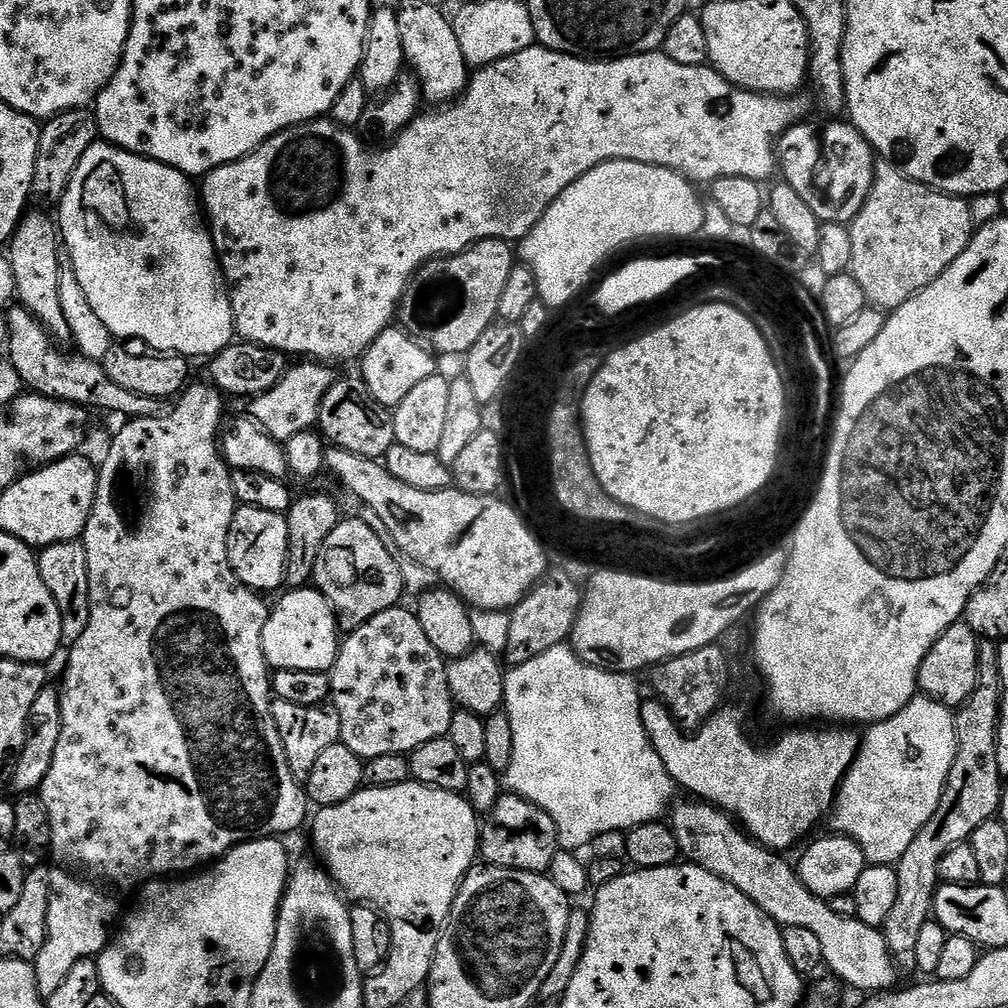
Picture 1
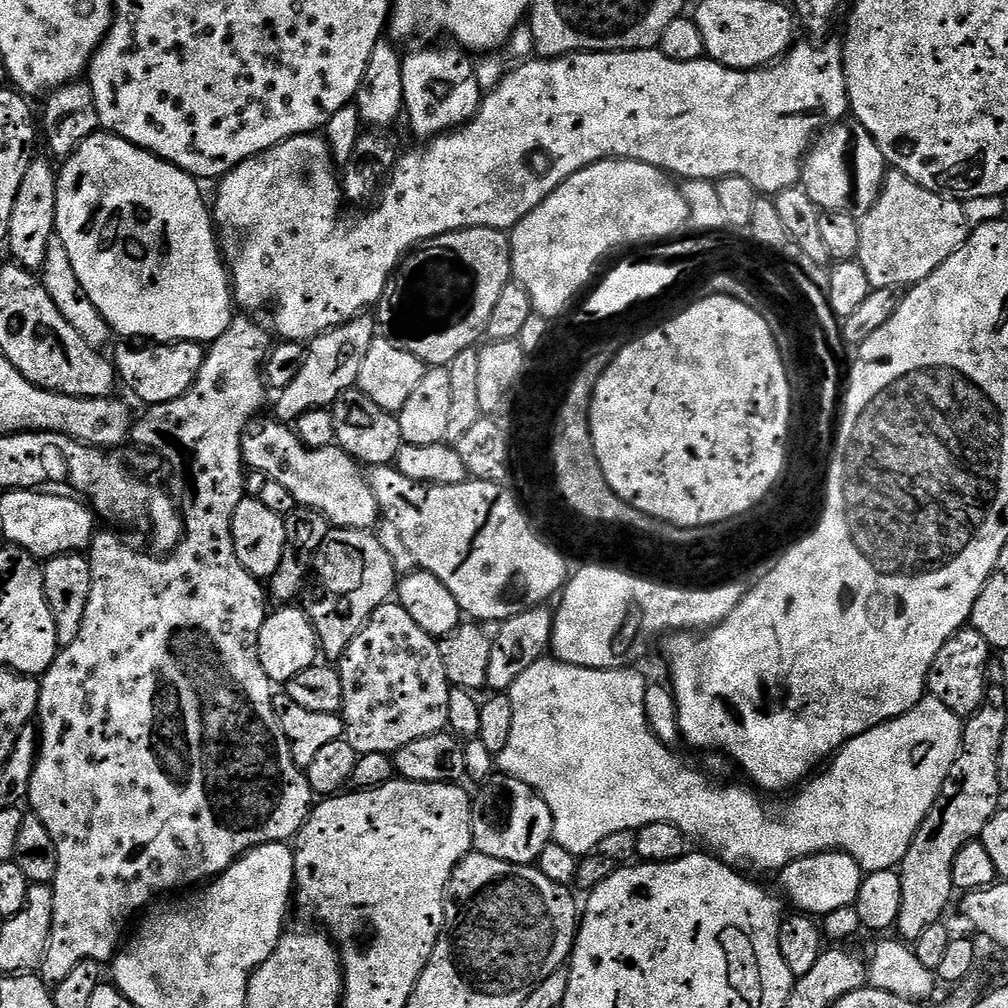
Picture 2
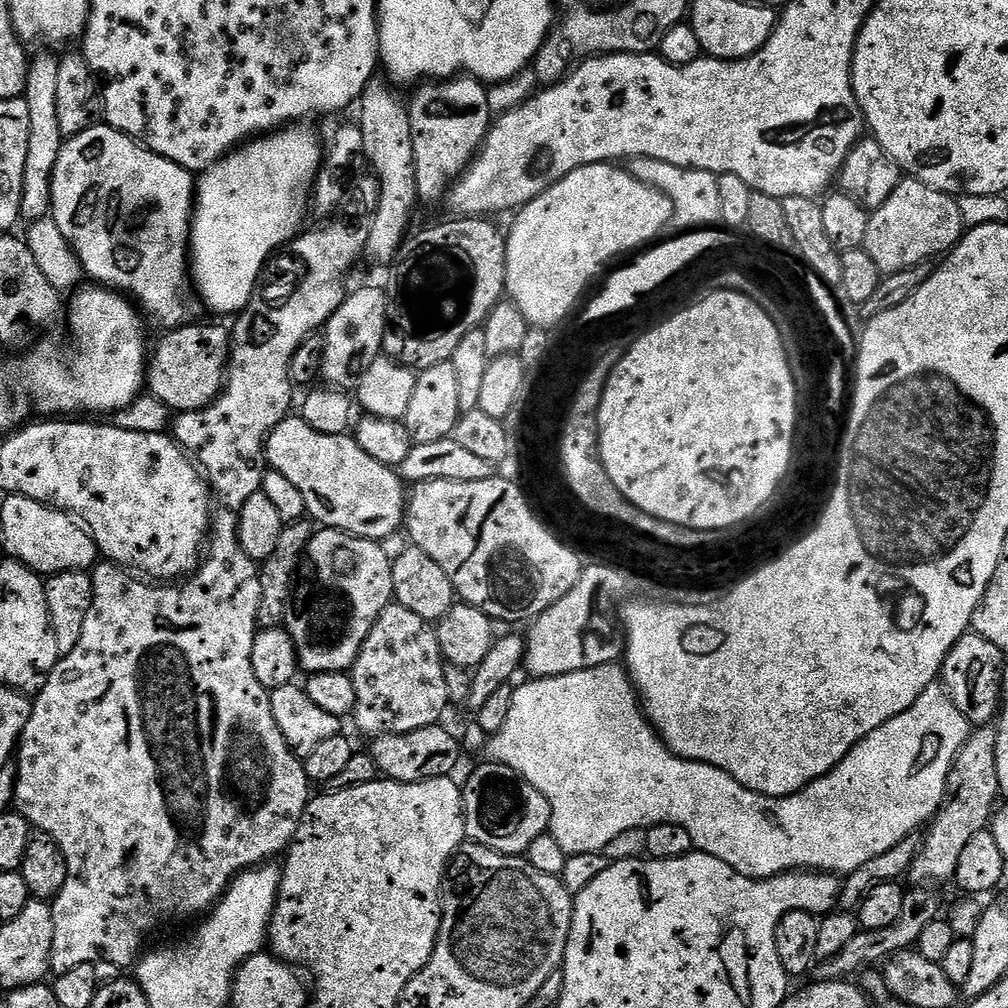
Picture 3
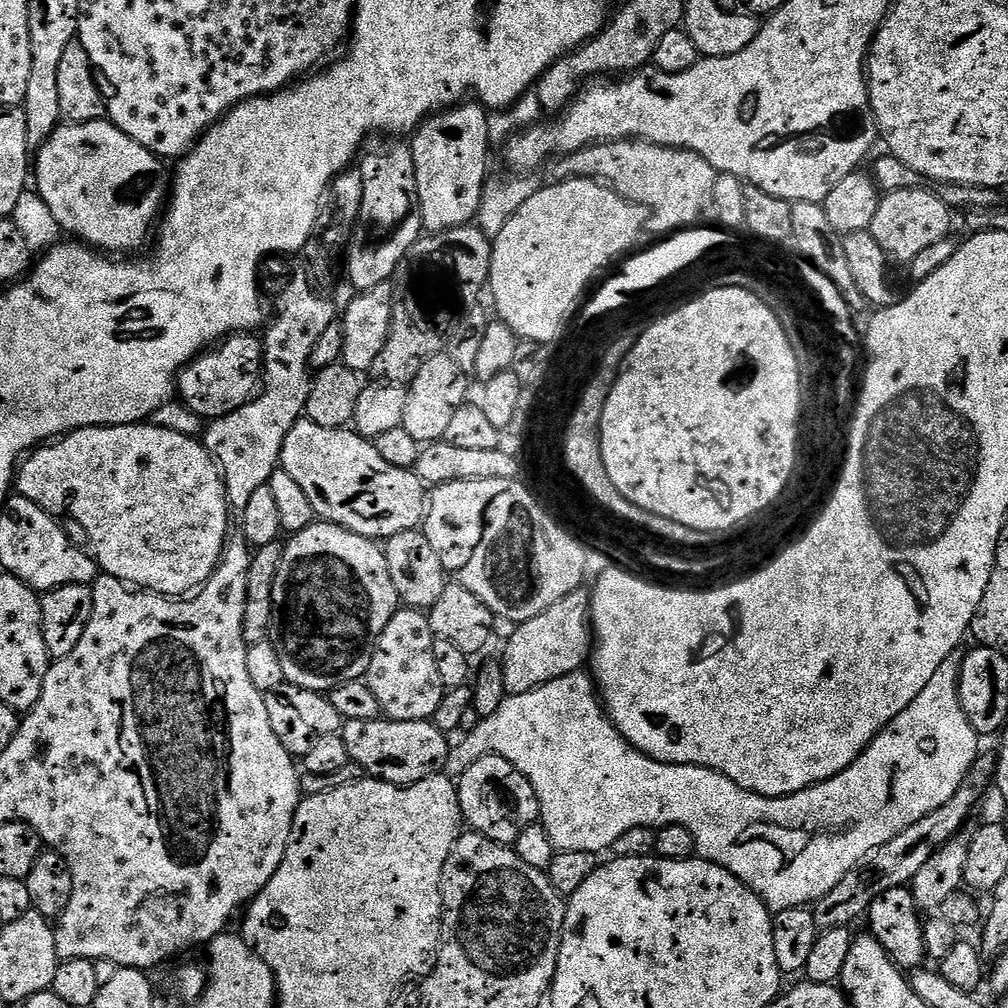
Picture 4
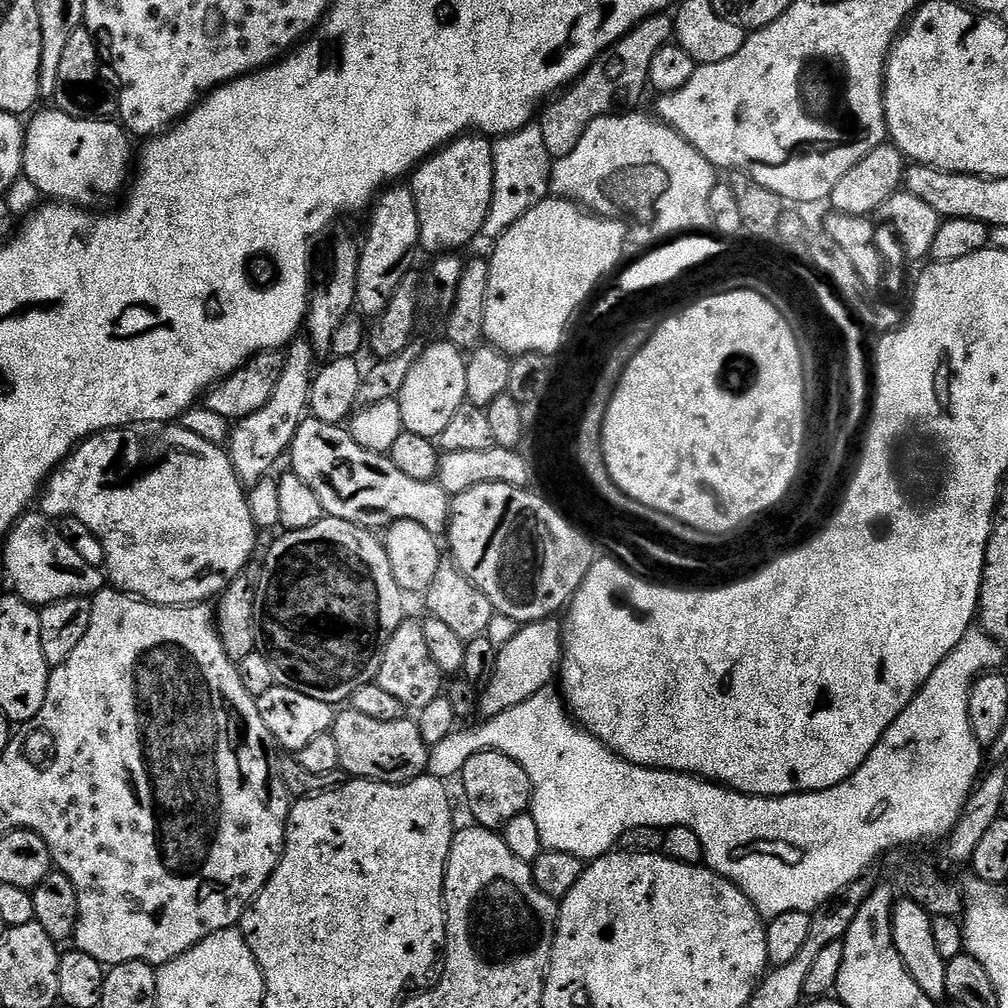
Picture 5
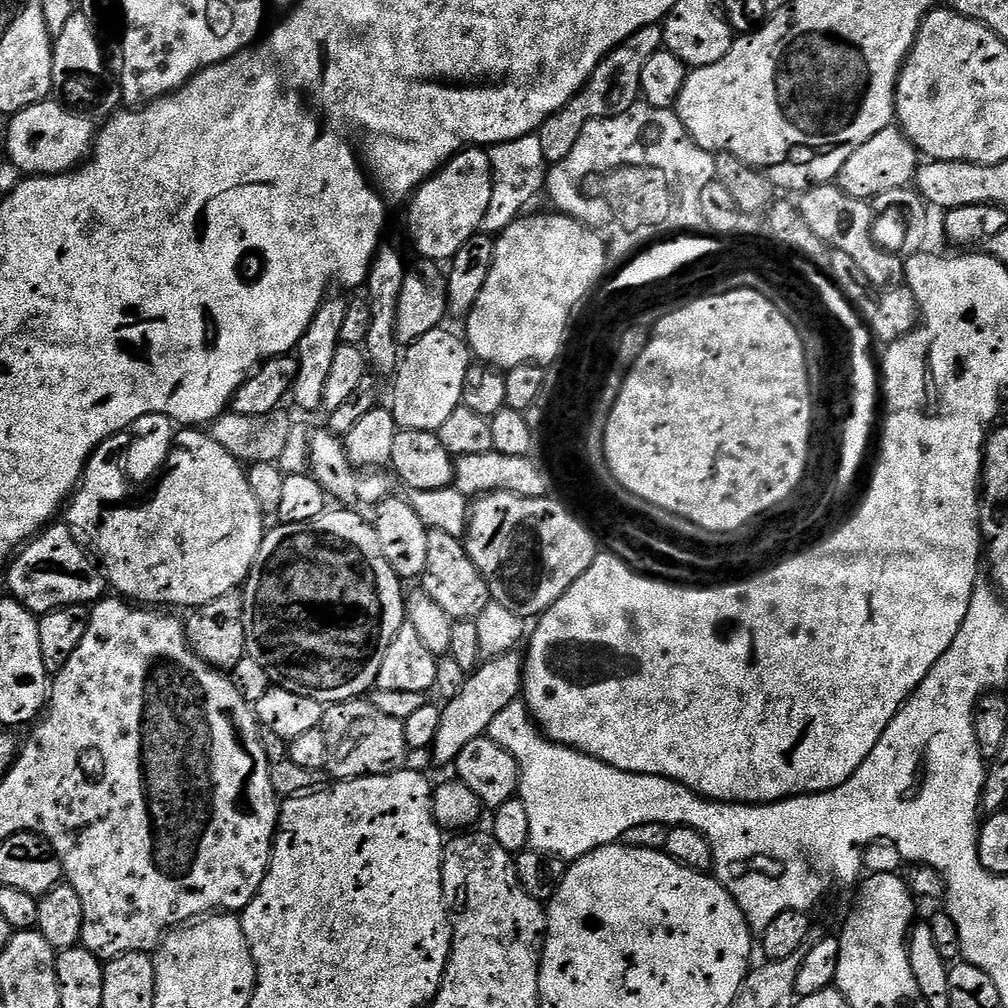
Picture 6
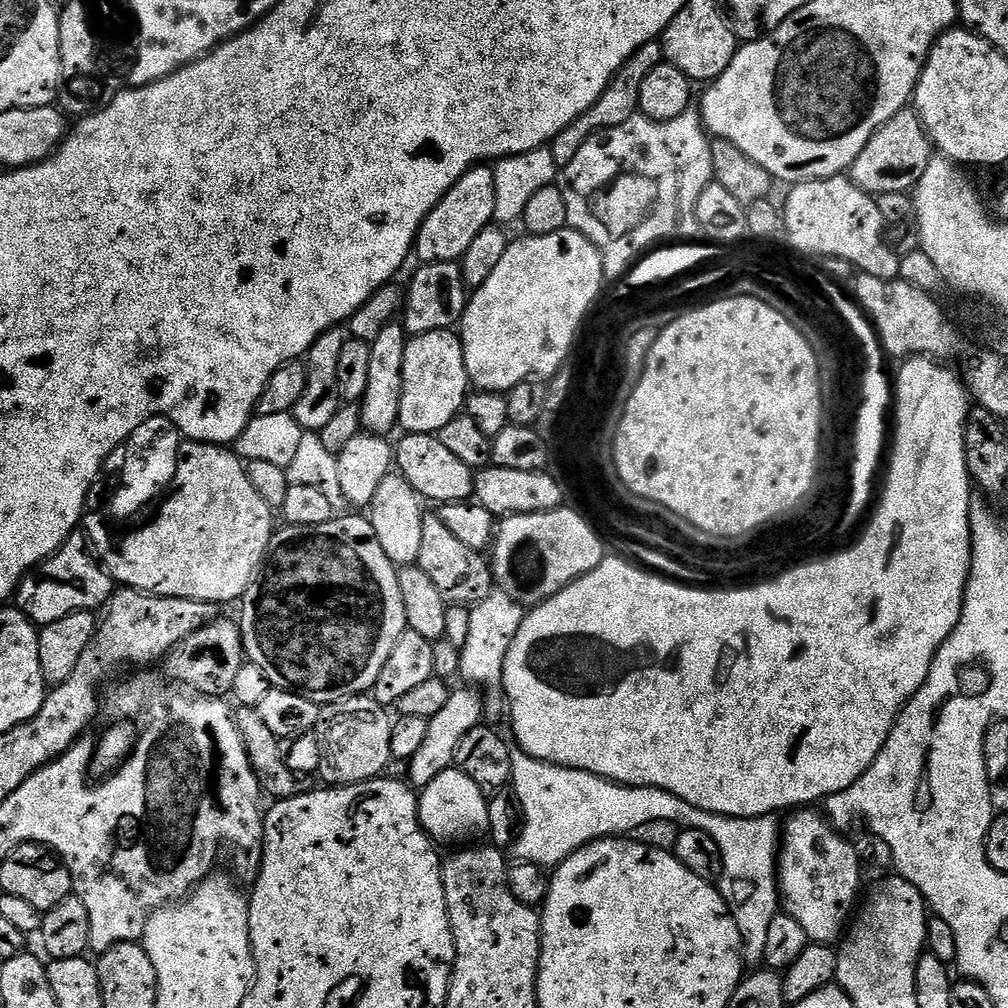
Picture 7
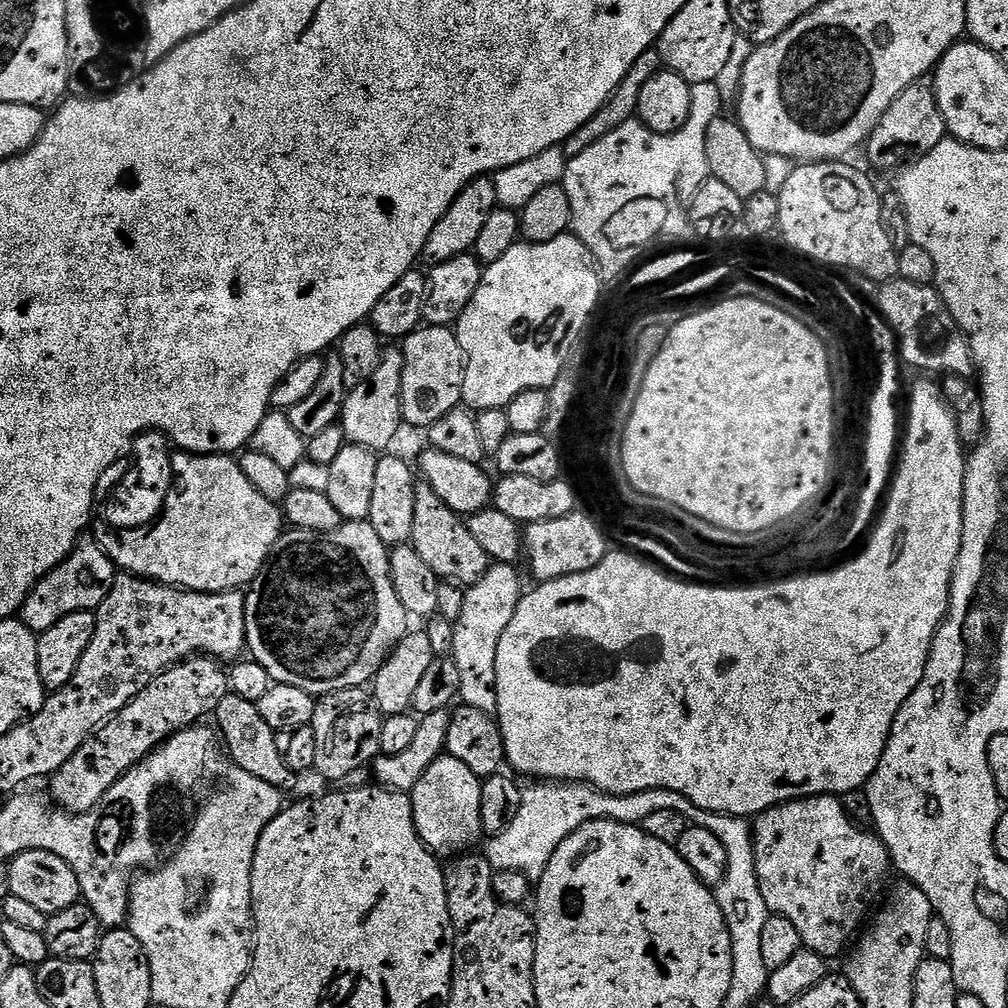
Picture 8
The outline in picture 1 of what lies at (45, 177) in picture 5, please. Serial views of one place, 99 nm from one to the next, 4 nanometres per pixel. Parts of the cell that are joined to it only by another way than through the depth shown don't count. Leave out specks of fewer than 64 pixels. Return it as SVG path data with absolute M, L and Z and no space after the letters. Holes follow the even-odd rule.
M97 142L82 154L78 166L68 183L68 189L58 201L60 216L58 215L58 232L62 237L63 247L66 249L67 259L72 265L74 274L78 278L78 286L82 286L82 294L86 294L90 307L102 322L106 322L106 330L110 330L113 337L124 340L141 340L149 344L149 349L160 354L175 354L185 358L217 356L226 345L233 343L234 325L232 323L232 297L224 279L224 272L220 269L220 259L216 256L216 247L212 241L212 230L208 226L206 213L202 207L201 197L192 189L193 181L176 168L166 166L157 160L127 152L114 144Z

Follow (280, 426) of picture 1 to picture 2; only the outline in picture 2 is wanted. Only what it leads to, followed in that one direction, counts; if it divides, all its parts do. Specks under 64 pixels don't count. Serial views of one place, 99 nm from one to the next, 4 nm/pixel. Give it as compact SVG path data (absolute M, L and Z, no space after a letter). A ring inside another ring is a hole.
M361 314L347 320L342 326L323 332L307 345L304 354L304 369L290 382L290 386L279 389L276 400L275 419L280 422L294 422L311 408L328 408L335 404L344 392L353 391L360 383L362 362L370 346L378 338L376 324L371 315Z

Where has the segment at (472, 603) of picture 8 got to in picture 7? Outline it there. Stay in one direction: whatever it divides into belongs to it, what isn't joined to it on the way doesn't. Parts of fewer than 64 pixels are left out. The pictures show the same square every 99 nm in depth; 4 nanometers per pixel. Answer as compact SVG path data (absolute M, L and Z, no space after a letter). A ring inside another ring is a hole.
M494 588L482 602L471 607L469 637L460 651L459 677L467 685L479 688L484 701L484 720L490 724L498 724L506 716L506 697L504 694L504 664L509 652L510 642L518 627L524 620L523 605L510 598L502 589Z

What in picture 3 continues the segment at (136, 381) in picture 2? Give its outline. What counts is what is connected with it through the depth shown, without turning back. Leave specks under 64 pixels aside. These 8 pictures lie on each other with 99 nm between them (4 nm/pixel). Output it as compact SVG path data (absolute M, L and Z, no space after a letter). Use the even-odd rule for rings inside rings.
M196 323L165 331L164 337L151 349L146 364L147 391L176 414L210 407L224 389L230 351L229 329L220 324Z

